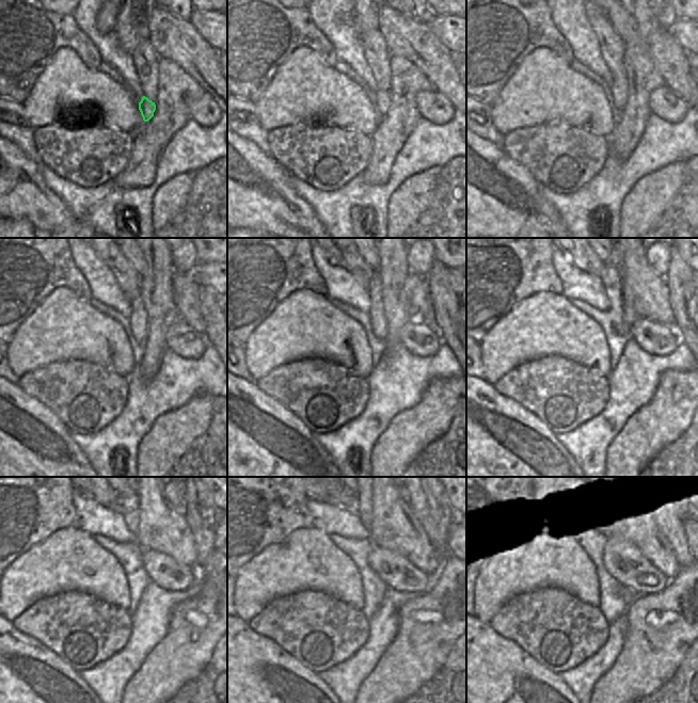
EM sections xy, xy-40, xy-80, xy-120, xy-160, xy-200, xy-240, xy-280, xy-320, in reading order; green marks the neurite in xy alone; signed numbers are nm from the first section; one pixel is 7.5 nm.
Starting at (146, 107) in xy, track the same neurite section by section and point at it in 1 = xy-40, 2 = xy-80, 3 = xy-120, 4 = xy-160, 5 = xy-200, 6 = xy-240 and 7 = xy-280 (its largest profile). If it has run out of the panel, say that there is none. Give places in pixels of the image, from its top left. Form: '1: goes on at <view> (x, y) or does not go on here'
1: goes on at xy-40 (382, 97)
2: goes on at xy-80 (619, 85)
3: goes on at xy-120 (138, 319)
4: goes on at xy-160 (377, 318)
5: goes on at xy-200 (611, 275)
6: goes on at xy-240 (128, 507)
7: goes on at xy-280 (362, 498)

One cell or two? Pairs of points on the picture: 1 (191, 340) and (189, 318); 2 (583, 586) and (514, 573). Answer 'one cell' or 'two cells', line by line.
1: two cells
2: one cell

